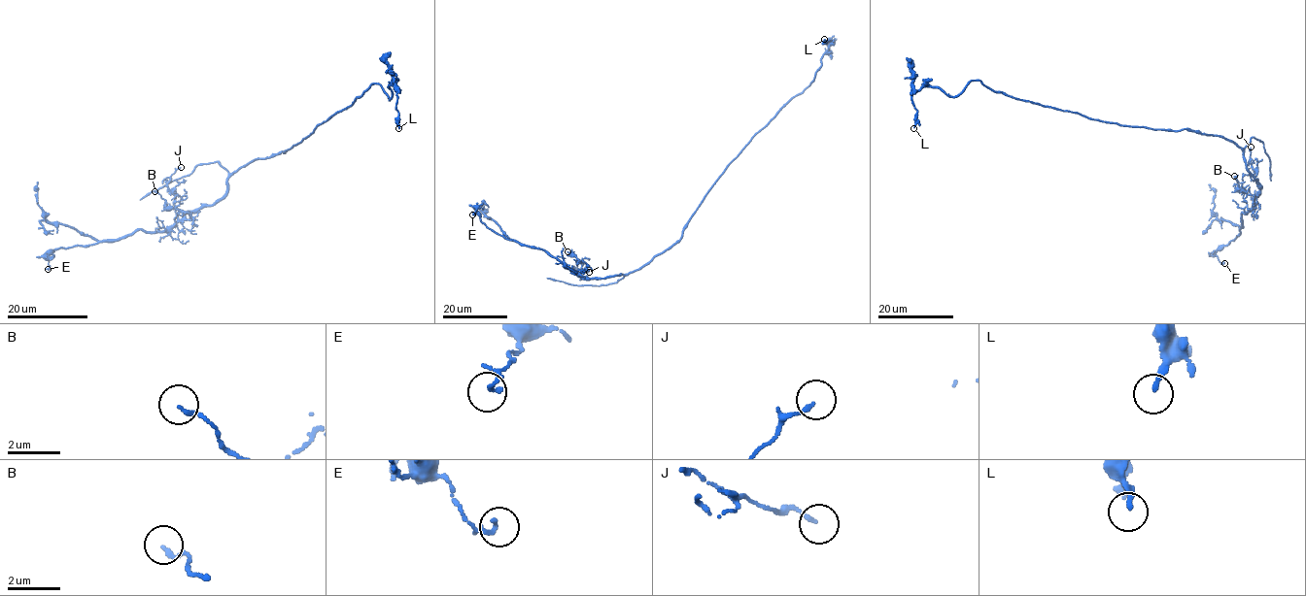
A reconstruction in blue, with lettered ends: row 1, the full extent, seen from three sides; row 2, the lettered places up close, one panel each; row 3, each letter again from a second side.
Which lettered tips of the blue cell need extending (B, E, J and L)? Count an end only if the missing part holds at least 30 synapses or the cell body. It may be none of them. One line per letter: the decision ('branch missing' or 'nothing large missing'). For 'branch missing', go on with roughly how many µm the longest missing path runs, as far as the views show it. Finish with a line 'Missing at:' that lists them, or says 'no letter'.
B: nothing large missing
E: nothing large missing
J: nothing large missing
L: nothing large missing
Missing at: no letter

